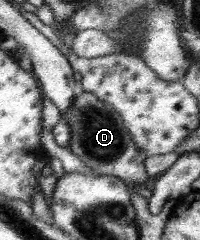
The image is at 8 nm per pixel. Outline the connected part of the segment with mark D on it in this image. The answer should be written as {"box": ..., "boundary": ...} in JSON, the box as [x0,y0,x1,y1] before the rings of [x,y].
{"box":[64,91,149,185],"boundary":[[[79,91],[72,101],[70,110],[66,112],[64,121],[70,127],[70,152],[96,175],[118,177],[125,182],[125,185],[144,185],[149,178],[145,167],[147,154],[138,150],[120,114],[112,105],[96,98],[96,94],[92,92]]]}

